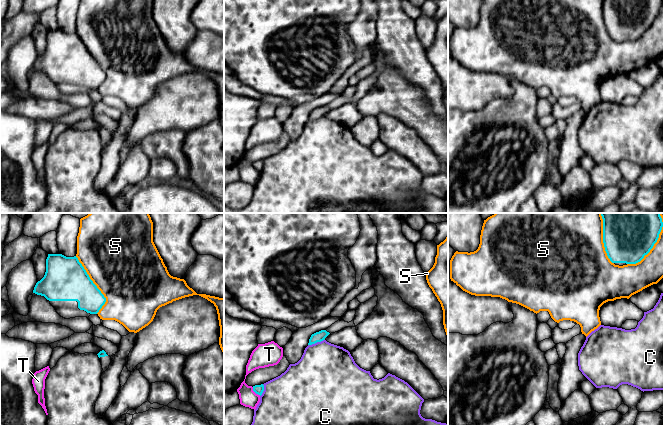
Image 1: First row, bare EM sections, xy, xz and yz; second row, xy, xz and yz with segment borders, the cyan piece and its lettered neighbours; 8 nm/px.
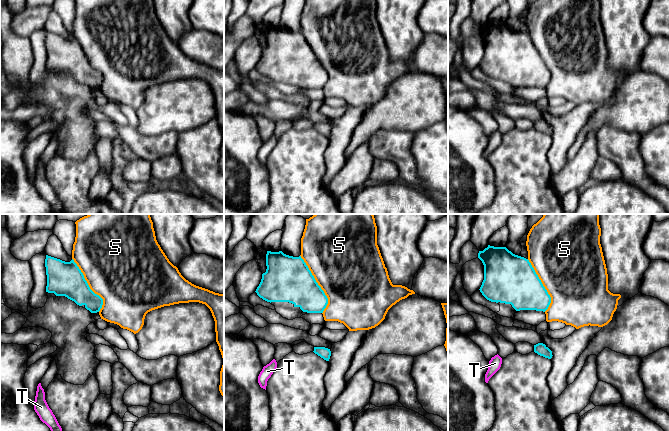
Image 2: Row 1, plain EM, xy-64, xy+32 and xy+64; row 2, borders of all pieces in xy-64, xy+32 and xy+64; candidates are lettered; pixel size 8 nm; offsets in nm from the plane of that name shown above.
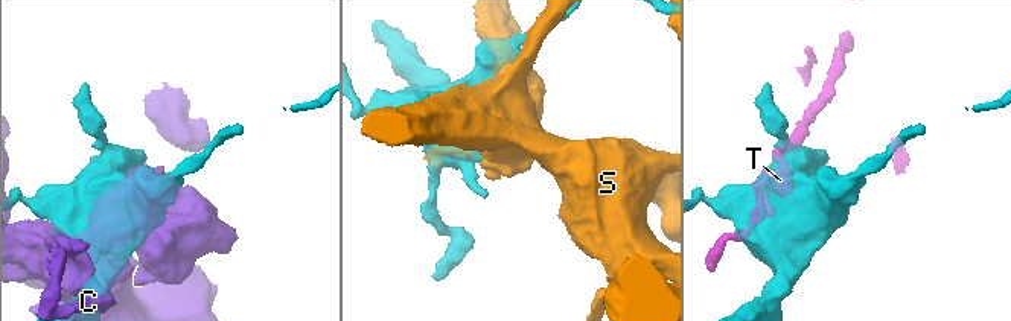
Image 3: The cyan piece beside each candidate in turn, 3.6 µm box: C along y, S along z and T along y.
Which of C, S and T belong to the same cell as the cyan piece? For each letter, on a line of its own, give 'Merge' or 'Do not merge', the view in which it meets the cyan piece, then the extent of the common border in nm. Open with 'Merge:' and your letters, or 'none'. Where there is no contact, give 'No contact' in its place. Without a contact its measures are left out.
Merge: none
C: Do not merge. Touches cyan in xz. Shared border 140 nm
S: Do not merge. Touches cyan in xy. Shared border 500 nm
T: Do not merge. Touches cyan in xz. Shared border 100 nm

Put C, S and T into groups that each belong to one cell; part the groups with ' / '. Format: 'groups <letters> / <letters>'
groups C / S / T

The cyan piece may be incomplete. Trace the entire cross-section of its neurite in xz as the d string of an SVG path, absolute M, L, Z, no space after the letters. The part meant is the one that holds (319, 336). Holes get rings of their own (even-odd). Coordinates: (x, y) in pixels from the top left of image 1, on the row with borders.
M321 330L319 332L316 332L316 333L312 334L311 337L310 337L310 339L309 339L308 345L312 345L312 344L315 344L317 342L321 342L321 341L325 340L325 338L329 334L330 333L327 332L326 330Z

